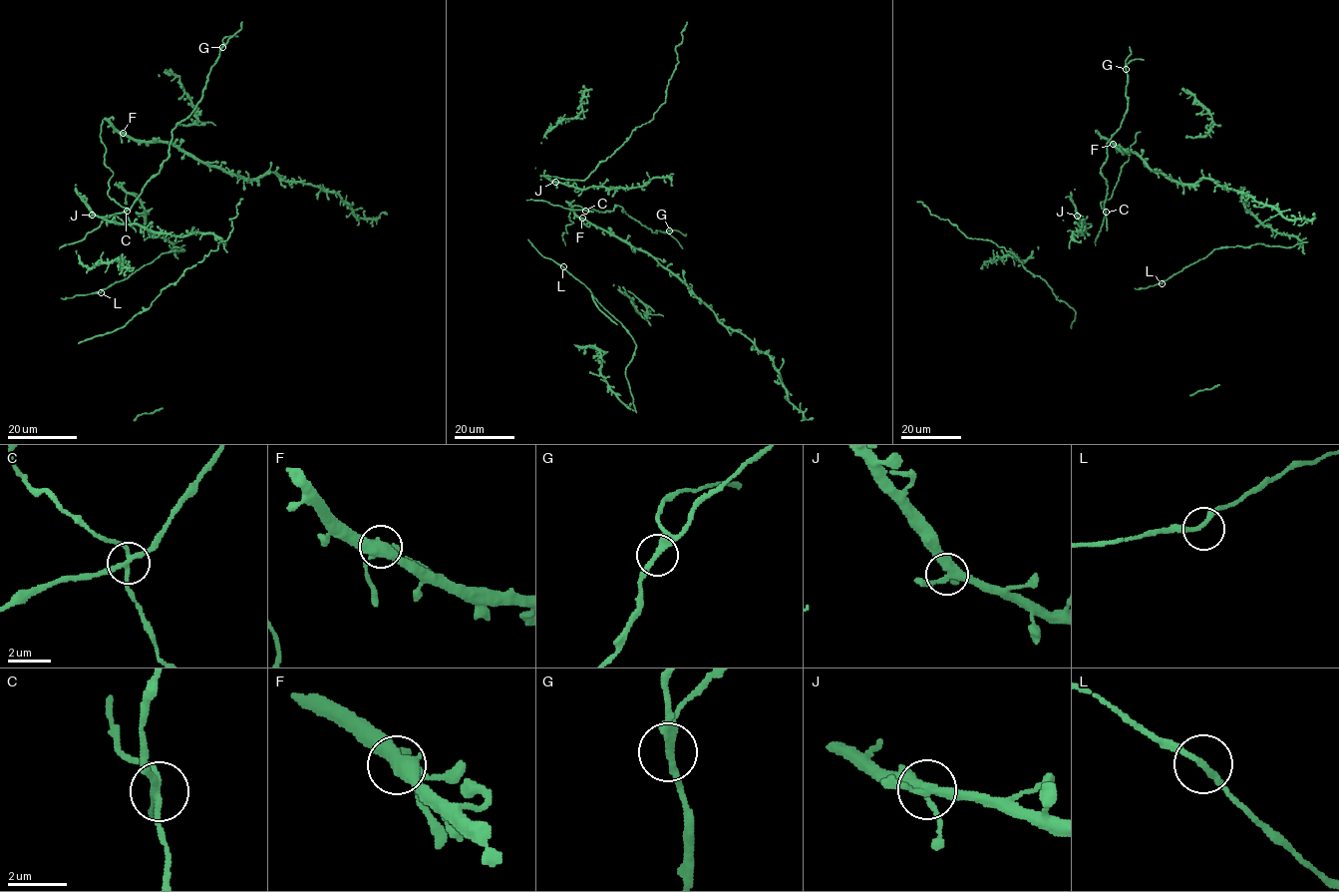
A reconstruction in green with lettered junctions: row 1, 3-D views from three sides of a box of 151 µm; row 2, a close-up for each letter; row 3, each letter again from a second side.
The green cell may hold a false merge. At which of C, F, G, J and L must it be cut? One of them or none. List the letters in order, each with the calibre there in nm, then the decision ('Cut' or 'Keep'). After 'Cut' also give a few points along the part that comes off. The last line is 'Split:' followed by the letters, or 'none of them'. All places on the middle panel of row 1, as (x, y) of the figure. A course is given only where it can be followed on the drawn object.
C: Thickness 200 nm. Cut. Course of the part to remove: (585, 211), (576, 206), (570, 209), (568, 216), (573, 222), (566, 225), (567, 233), (562, 234), (565, 245)
F: Thickness 420 nm. Keep
G: Thickness 240 nm. Keep
J: Thickness 340 nm. Keep
L: Thickness 200 nm. Keep
Split: C

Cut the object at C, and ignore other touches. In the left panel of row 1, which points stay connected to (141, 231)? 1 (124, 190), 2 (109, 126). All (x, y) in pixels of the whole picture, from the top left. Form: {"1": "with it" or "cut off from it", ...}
{"1": "with it", "2": "with it"}

